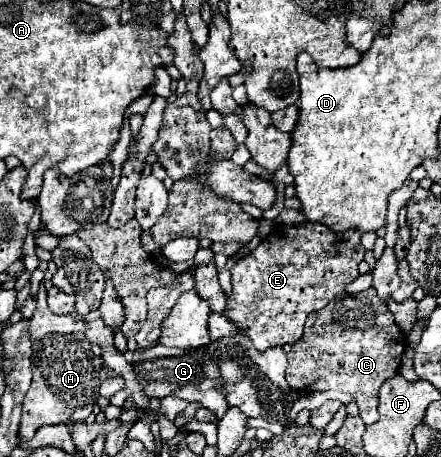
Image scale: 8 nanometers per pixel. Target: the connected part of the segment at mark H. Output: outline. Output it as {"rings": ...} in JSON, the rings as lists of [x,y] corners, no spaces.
{"rings":[[[81,333],[45,335],[33,343],[31,355],[33,383],[23,399],[23,417],[19,427],[21,439],[31,439],[43,425],[85,421],[99,399],[99,385],[105,375],[105,363],[91,351],[89,339]]]}

